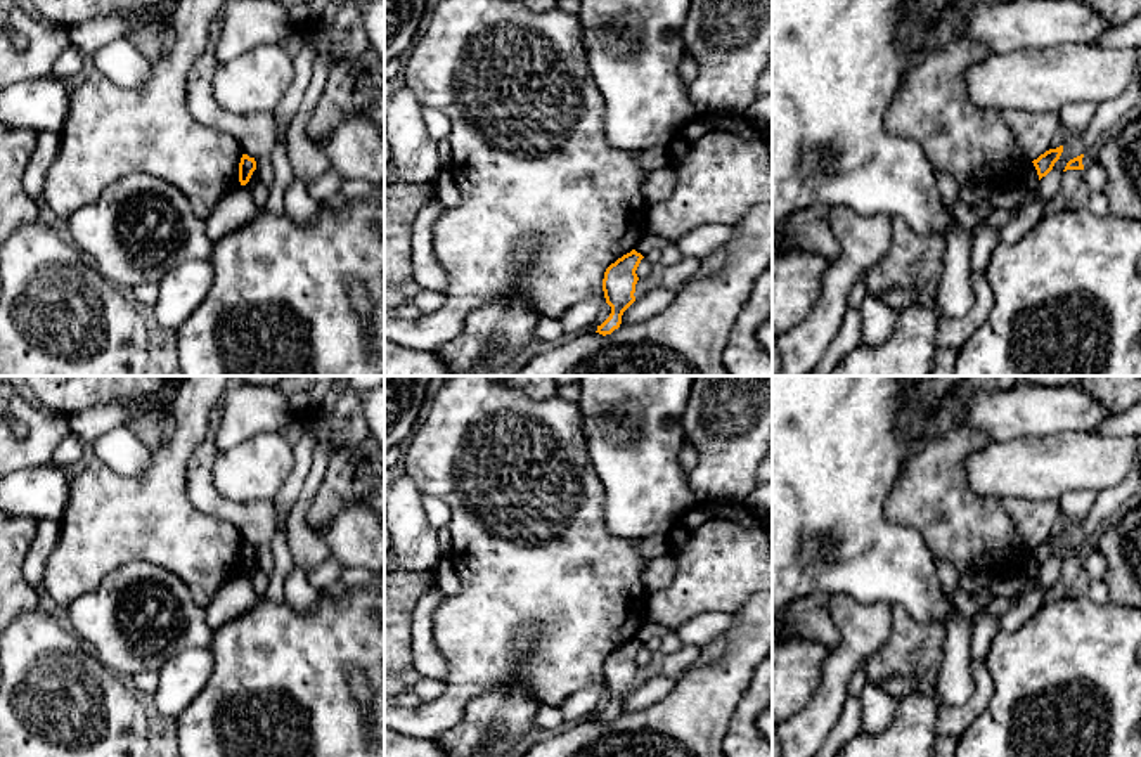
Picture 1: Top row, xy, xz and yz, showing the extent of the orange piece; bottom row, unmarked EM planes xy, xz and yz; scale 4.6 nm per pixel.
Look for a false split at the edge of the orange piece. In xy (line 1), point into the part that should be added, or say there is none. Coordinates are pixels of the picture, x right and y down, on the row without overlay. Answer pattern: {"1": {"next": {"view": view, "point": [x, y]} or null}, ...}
{"1": {"next": null}}

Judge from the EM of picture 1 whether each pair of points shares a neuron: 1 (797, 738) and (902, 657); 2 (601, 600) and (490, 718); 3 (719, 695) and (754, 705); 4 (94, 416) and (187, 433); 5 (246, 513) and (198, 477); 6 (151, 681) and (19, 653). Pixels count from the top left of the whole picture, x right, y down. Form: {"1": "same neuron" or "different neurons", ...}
{"1": "different neurons", "2": "different neurons", "3": "different neurons", "4": "different neurons", "5": "same neuron", "6": "different neurons"}

